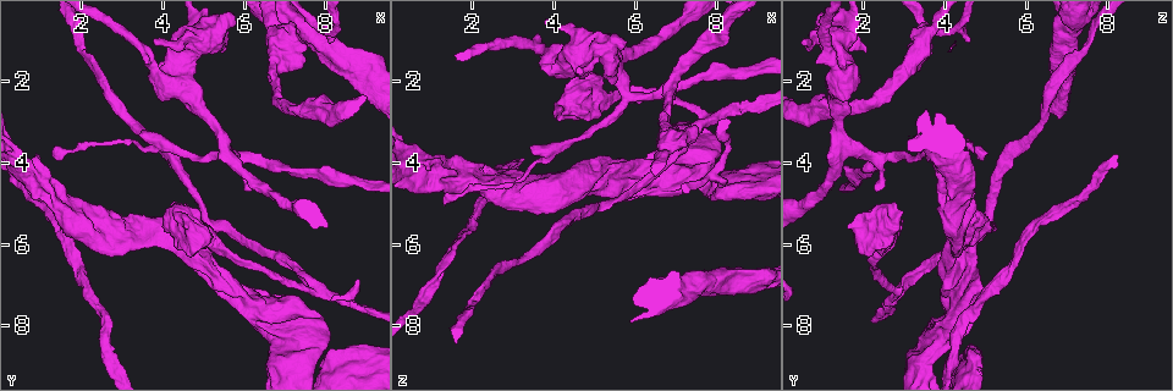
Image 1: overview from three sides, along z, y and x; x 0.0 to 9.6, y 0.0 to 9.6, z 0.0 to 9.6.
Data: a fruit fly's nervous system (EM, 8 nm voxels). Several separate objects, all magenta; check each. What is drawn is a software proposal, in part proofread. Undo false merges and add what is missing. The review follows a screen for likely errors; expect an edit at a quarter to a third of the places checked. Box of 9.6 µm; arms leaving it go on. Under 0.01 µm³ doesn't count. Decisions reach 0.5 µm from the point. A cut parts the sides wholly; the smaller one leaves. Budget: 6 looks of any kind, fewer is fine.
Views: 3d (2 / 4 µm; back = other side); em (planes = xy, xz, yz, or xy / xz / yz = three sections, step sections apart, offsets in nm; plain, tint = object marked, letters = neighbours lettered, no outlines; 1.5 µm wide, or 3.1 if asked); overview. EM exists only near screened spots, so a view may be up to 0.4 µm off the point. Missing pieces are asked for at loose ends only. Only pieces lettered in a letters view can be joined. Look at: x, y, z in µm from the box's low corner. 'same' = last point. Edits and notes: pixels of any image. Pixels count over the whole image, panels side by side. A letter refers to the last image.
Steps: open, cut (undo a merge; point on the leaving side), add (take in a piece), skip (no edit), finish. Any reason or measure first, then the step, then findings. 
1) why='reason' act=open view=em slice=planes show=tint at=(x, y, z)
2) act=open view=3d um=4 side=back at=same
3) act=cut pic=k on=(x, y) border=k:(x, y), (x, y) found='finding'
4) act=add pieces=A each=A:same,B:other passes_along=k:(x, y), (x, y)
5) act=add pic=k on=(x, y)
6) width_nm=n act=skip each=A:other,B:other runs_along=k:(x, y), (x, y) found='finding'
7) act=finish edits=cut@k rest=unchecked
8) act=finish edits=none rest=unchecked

why='thick end' act=open view=em slice=yz step=8 show=letters at=(4.00, 2.50, 1.50)

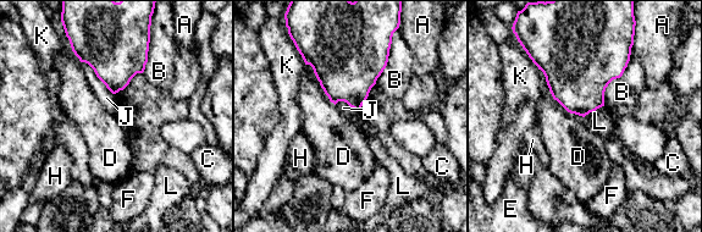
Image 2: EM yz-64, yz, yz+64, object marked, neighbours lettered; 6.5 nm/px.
act=open view=em slice=planes show=letters at=same

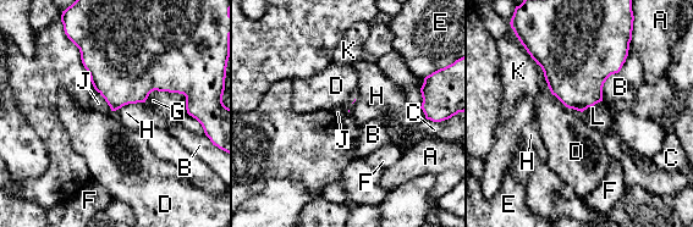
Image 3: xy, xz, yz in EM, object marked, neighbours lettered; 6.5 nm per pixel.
act=skip each=A:other,B:other,C:other,D:other,E:other,F:other,G:other,H:other,J:other,K:other,L:other border=3:(144, 101), (126, 104), (115, 111) found='none of them fits'

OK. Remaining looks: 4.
why='calibre changes' act=open view=3d um=2 at=(3.95, 3.55, 3.75)

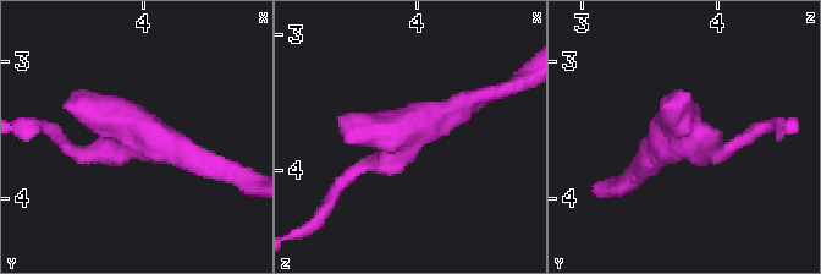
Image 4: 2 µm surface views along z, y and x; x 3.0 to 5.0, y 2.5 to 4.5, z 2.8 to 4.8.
act=open view=em slice=planes show=letters at=(3.98, 3.52, 3.70)

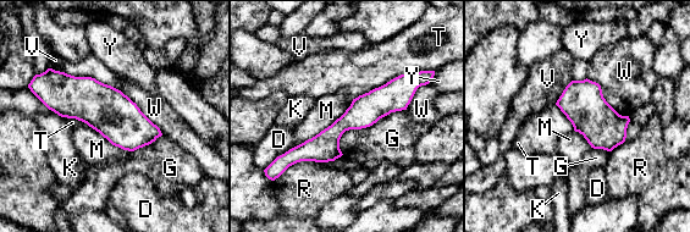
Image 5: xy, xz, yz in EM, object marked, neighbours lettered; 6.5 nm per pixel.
act=skip each=D:other,G:other,K:other,M:other,R:other,T:other,V:other,W:other,Y:other runs_along=5:(407, 81), (318, 149), (290, 154) found='all the same neuron'

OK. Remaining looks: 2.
why='arms part here' act=open view=em slice=planes show=letters at=(7.95, 0.75, 4.25)

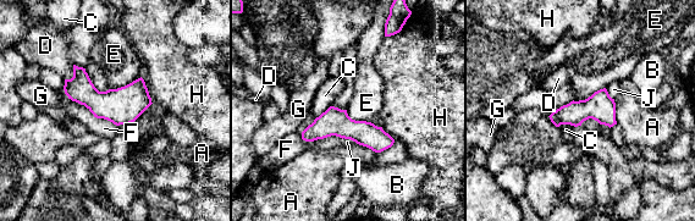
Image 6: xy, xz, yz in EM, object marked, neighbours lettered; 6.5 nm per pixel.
width_nm=180 act=skip each=A:other,B:other,C:other,D:other,E:other,F:other,G:other,H:other,J:other found='continuous, no second neuron'

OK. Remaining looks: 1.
act=finish edits=none rest=unchecked

